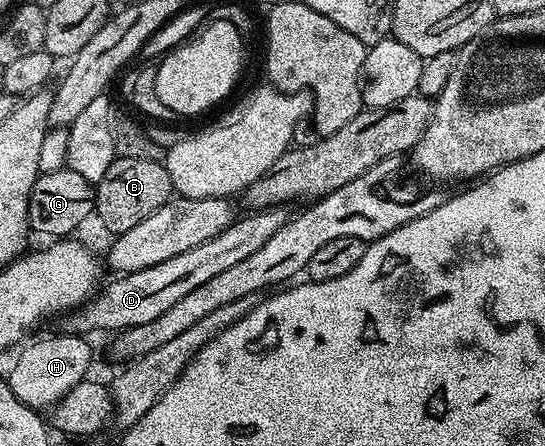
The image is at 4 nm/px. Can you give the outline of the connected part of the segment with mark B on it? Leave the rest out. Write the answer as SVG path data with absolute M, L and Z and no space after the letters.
M119 156L108 166L108 174L100 178L94 193L96 220L99 220L110 234L132 230L139 222L144 222L148 214L156 214L172 198L174 183L162 160L144 158L124 158Z

